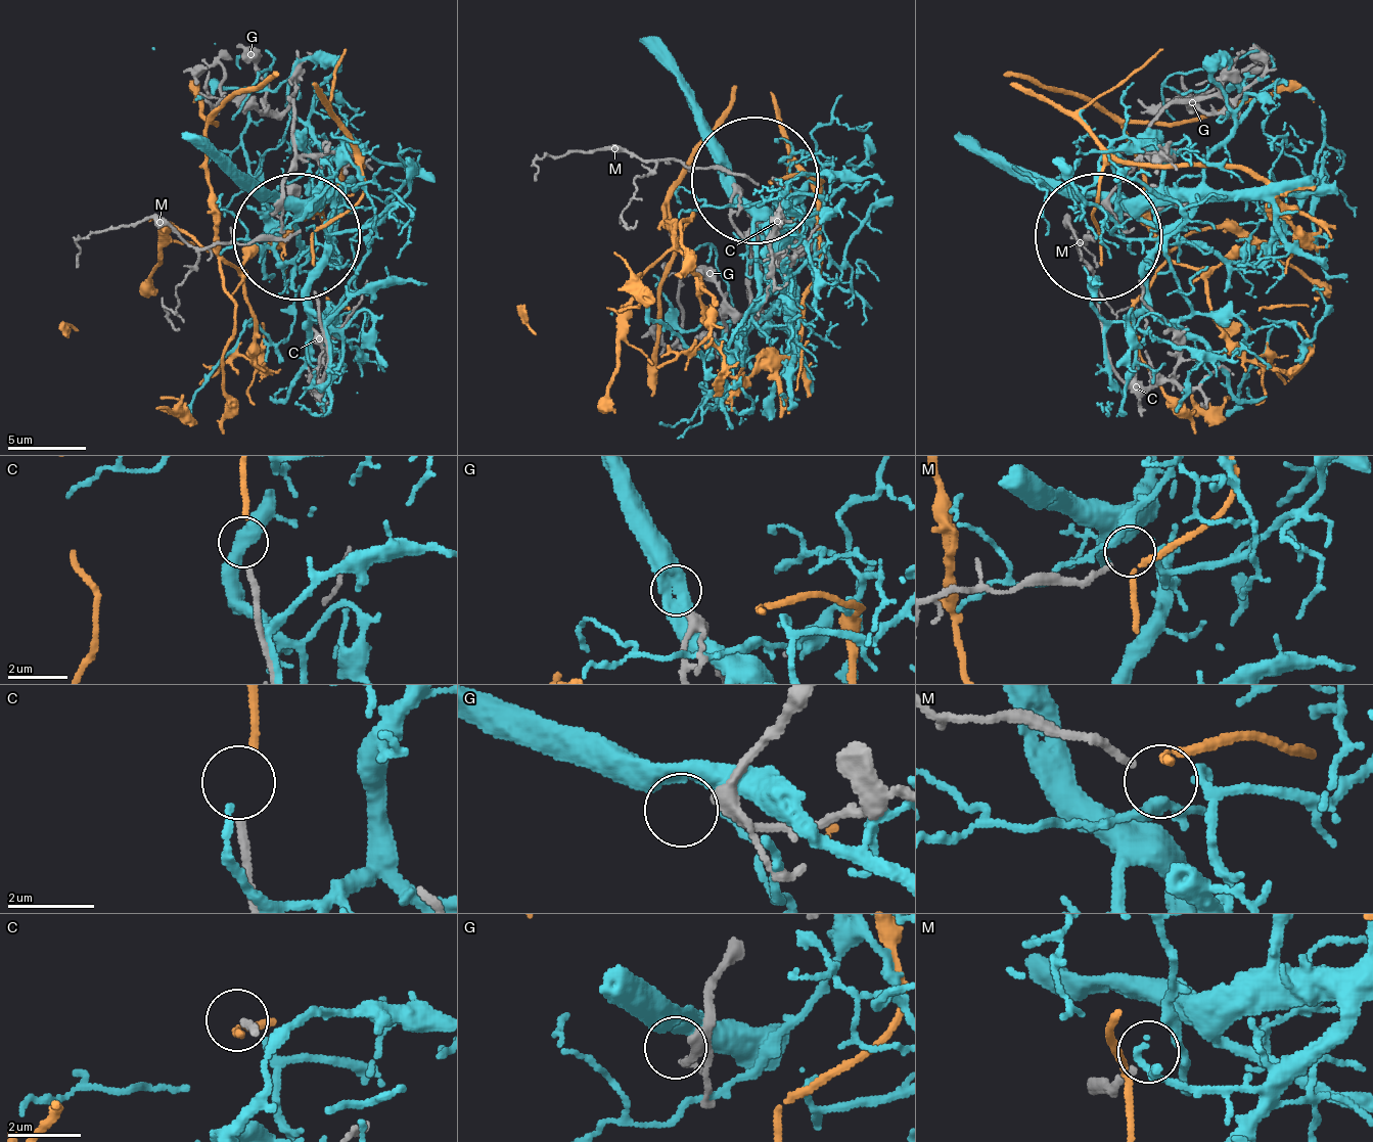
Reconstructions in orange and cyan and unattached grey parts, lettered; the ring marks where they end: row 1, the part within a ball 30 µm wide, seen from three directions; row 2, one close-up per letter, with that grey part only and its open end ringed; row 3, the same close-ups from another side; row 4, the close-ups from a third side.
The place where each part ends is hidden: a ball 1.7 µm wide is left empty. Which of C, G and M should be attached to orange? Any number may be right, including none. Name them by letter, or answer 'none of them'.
C

